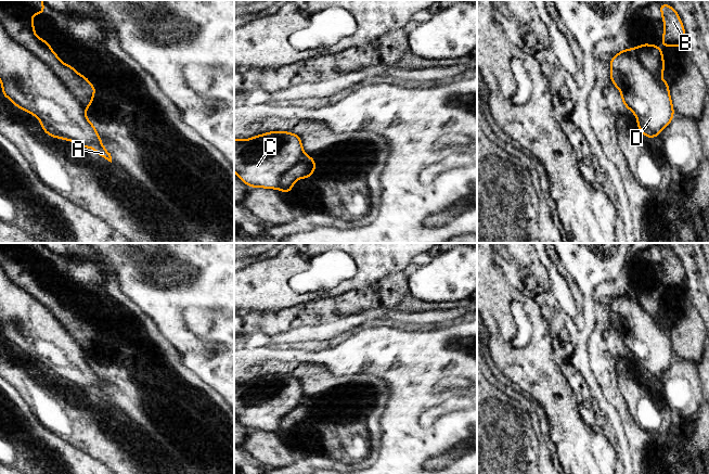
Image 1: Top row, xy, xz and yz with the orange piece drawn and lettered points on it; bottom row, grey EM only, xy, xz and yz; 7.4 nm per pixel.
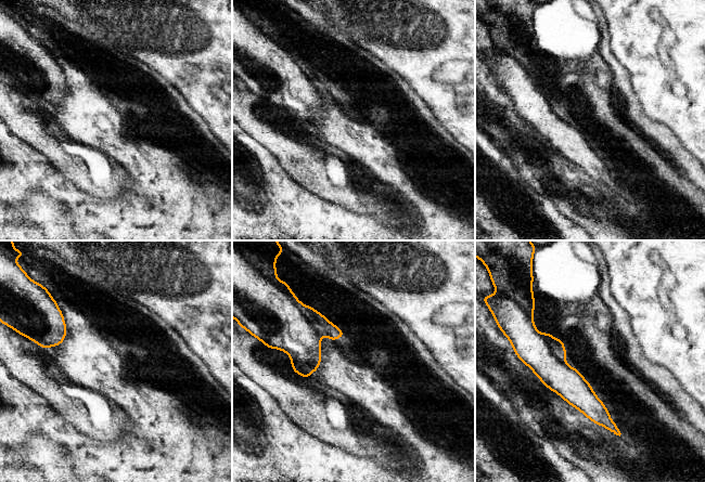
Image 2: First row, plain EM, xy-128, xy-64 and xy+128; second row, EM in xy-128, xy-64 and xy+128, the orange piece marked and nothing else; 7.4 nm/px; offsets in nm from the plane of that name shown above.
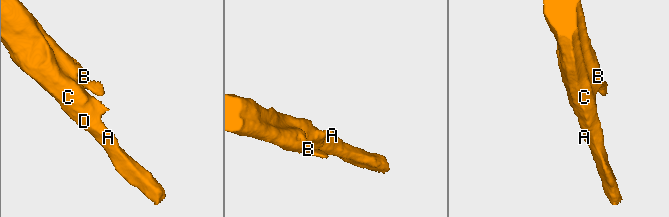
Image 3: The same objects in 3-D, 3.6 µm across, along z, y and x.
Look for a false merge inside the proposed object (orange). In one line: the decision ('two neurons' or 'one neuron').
two neurons

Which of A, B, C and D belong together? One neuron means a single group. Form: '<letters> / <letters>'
A C D / B

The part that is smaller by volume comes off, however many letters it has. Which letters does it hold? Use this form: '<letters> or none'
B

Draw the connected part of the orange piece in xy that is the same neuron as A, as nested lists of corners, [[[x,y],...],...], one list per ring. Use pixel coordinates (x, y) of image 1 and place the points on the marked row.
[[[0,22],[0,82],[3,97],[14,105],[38,118],[42,131],[52,138],[60,138],[80,144],[83,149],[93,149],[101,157],[112,163],[108,150],[104,149],[94,124],[89,121],[86,110],[73,93],[64,86],[55,73],[33,51],[14,41]]]

